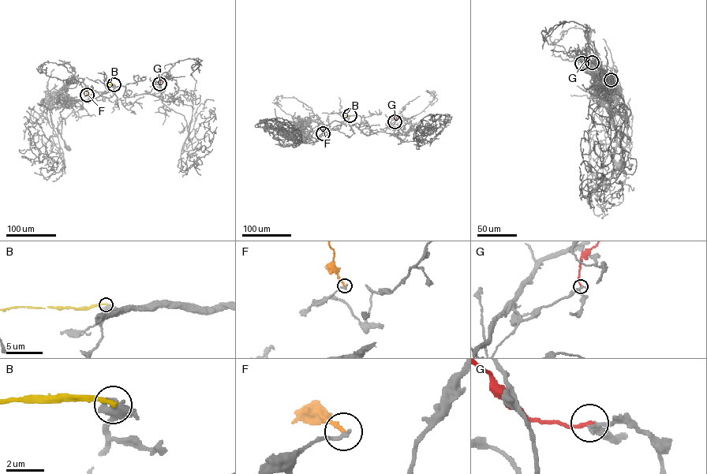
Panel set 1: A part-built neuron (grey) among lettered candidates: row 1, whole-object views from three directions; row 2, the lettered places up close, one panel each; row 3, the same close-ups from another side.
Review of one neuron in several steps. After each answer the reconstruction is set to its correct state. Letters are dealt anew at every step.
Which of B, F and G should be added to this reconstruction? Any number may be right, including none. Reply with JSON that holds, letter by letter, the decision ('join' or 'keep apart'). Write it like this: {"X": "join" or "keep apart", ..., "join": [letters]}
{"B": "keep apart", "F": "keep apart", "G": "keep apart", "join": []}

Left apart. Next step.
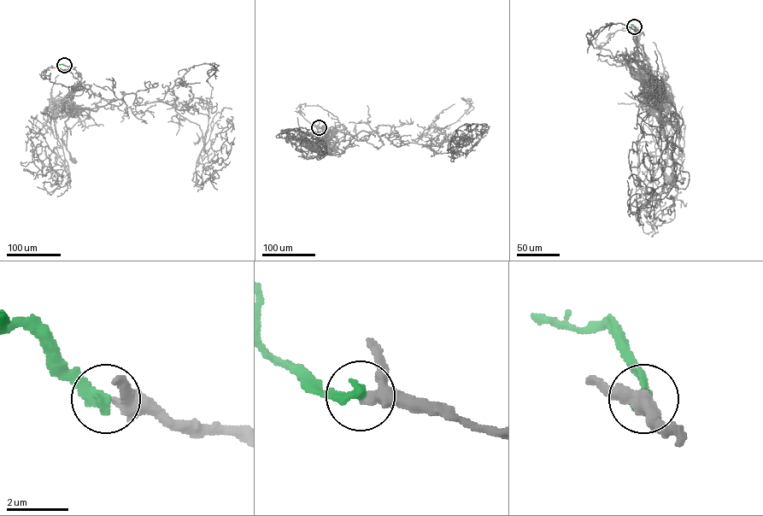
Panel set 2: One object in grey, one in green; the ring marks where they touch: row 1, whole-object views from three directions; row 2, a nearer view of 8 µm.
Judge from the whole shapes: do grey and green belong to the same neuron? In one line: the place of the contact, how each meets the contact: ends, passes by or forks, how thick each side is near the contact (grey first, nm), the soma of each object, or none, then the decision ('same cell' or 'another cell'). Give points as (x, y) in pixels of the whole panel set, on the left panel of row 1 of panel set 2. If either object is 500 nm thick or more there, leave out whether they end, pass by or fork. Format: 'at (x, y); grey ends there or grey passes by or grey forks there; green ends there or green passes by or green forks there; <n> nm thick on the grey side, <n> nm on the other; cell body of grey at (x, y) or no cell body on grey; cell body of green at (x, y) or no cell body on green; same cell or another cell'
at (64, 65); grey passes by; green ends there; 240 nm thick on the grey side, 440 nm on the other; cell body of grey at (73, 161); no cell body on green; same cell

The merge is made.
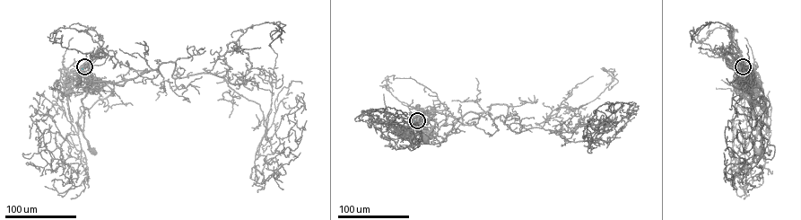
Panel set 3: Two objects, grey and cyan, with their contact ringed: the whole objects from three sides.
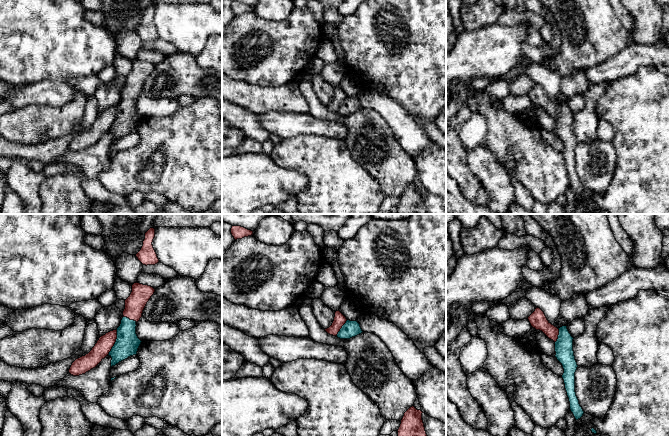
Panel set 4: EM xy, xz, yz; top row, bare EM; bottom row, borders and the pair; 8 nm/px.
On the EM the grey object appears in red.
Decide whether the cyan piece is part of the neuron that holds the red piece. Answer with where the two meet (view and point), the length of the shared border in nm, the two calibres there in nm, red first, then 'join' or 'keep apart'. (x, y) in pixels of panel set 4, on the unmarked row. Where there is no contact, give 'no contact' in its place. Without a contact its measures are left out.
contact xy (115, 117); length 220 nm; calibres 130 and 190 nm; join

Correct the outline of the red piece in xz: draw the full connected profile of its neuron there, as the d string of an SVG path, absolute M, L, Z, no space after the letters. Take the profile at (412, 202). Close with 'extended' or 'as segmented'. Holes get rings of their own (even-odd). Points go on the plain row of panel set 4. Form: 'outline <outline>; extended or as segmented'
outline M414 182L410 183L401 196L397 214L426 214L427 210L422 196L422 189Z; as segmented

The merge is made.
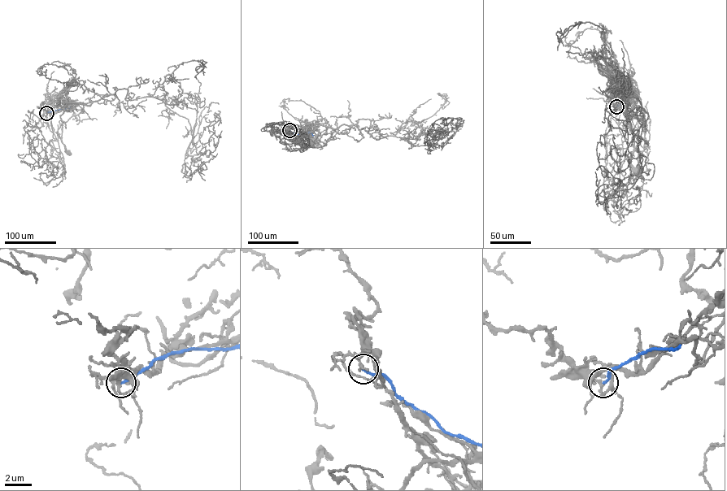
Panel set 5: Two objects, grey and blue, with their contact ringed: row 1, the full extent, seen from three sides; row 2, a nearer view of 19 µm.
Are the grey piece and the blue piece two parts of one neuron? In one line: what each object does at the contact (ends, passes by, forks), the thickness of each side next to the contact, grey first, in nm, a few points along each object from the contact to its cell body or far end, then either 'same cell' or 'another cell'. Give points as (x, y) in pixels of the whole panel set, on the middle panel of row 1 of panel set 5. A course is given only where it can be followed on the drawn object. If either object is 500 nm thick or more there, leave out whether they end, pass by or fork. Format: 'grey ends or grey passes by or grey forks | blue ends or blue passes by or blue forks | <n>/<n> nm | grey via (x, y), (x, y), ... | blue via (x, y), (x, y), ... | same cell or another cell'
grey ends | blue ends | 260/180 nm | grey via (289, 130), (294, 136), (300, 137), (310, 127), (303, 135), (304, 141), (308, 139), (311, 144) | blue via (289, 130), (296, 134), (311, 132), (313, 136) | another cell

